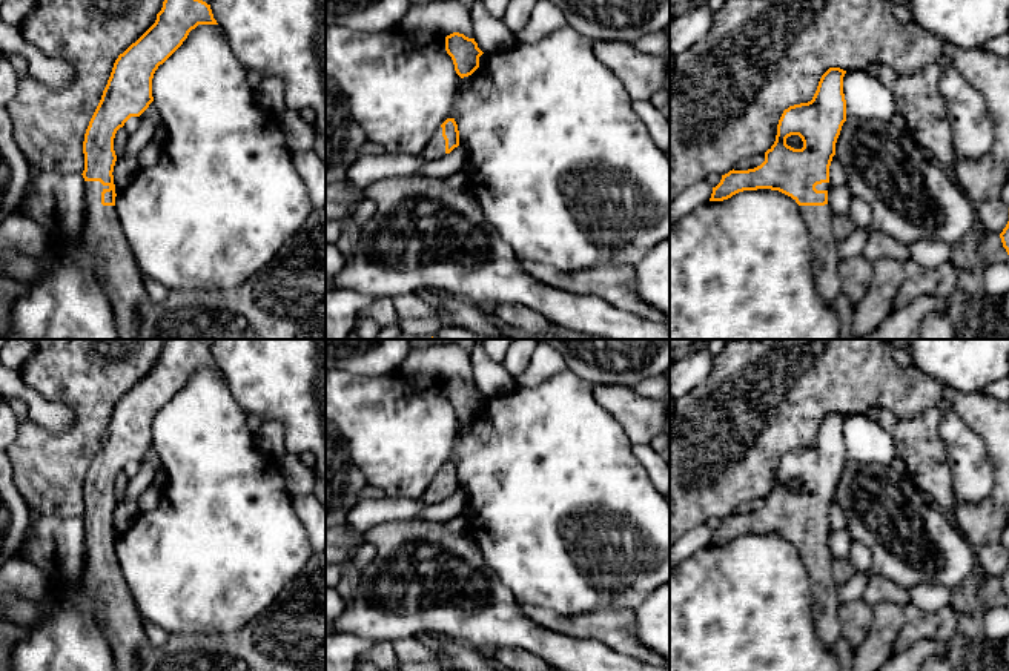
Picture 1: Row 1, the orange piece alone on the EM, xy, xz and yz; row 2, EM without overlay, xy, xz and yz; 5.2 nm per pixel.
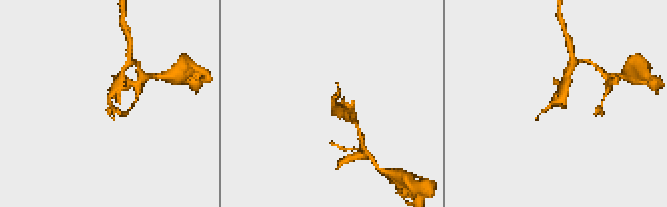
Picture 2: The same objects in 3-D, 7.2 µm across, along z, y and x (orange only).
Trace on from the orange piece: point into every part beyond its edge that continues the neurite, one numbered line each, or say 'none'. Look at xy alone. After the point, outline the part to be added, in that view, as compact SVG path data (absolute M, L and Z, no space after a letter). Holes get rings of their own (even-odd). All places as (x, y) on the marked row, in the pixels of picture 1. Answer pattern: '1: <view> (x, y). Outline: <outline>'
1: xy (115, 267). Outline: M84 181L86 226L80 235L80 244L94 250L95 276L109 296L120 339L137 339L141 324L140 309L146 306L151 298L121 230L115 206L101 204L101 192L104 189L109 189L109 186L103 186L100 181Z

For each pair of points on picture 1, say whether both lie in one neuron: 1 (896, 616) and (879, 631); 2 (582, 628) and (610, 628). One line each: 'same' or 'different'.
1: same
2: same

